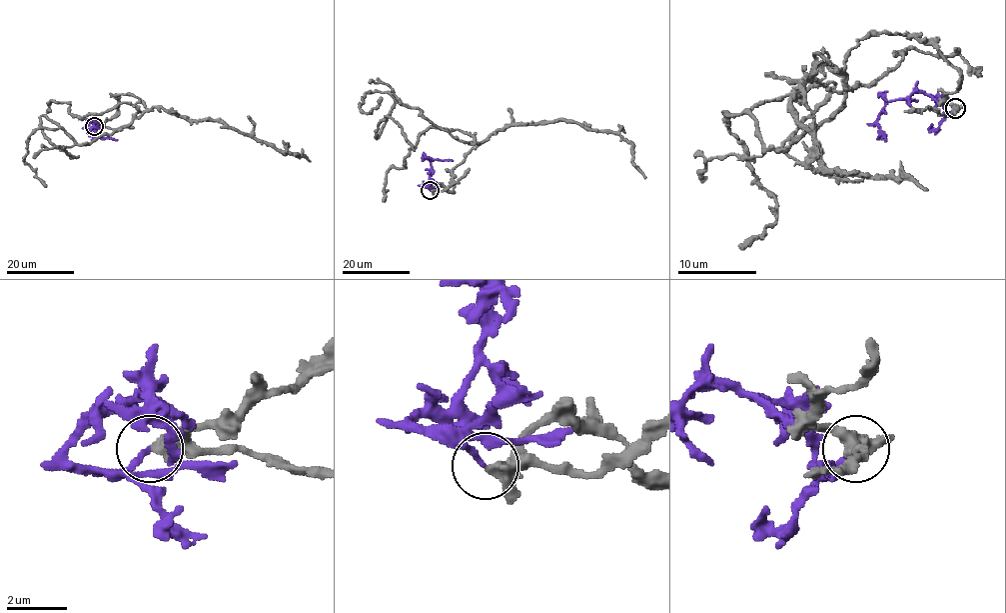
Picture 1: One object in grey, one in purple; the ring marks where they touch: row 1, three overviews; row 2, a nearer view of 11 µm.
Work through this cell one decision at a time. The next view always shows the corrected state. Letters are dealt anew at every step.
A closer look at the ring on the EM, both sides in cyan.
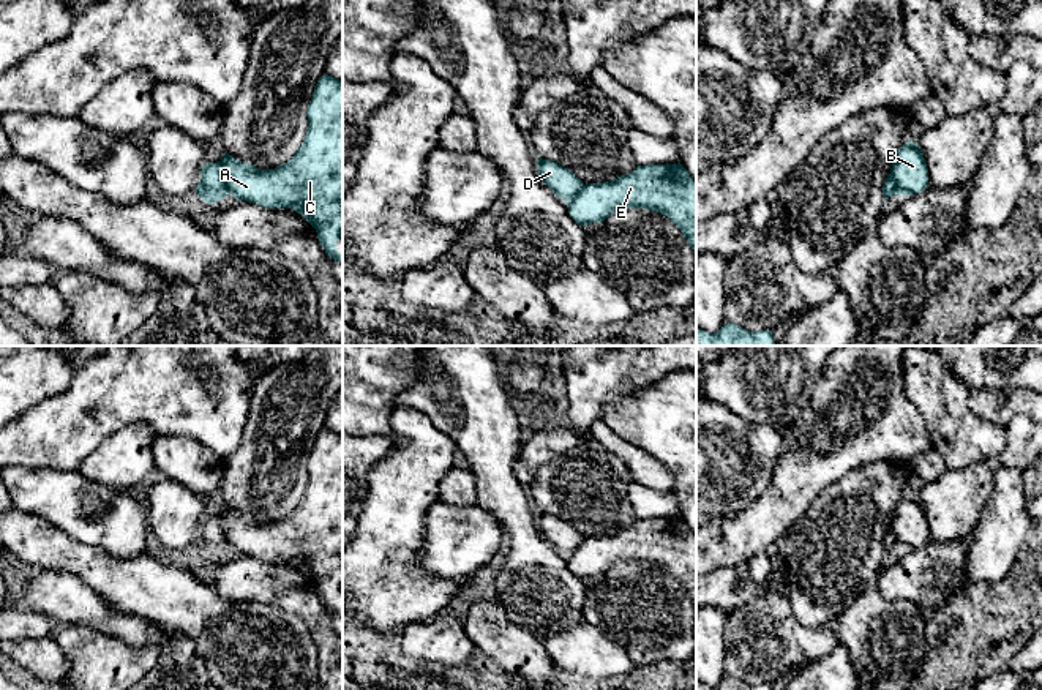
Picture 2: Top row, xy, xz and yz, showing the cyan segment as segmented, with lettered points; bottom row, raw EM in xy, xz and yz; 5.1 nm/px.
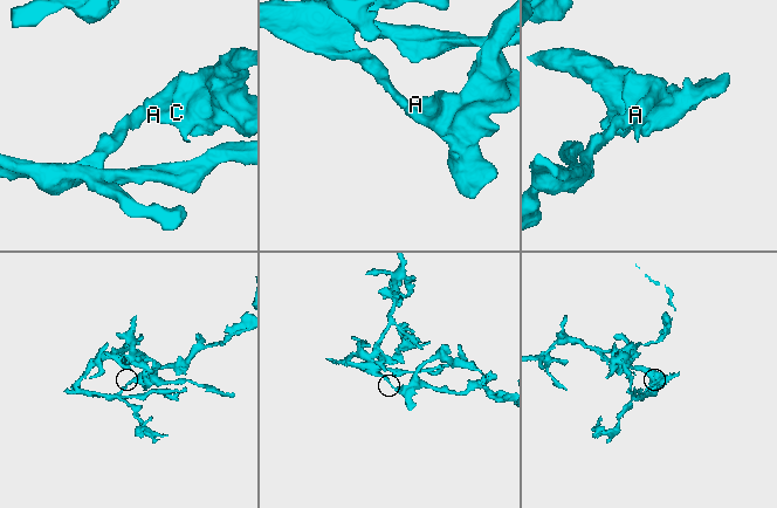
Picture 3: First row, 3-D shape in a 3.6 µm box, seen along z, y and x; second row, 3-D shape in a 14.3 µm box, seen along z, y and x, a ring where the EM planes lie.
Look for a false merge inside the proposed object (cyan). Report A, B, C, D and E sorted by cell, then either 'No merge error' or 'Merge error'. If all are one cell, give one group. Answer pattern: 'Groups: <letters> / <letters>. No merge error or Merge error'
Groups: A B C E / D. Merge error

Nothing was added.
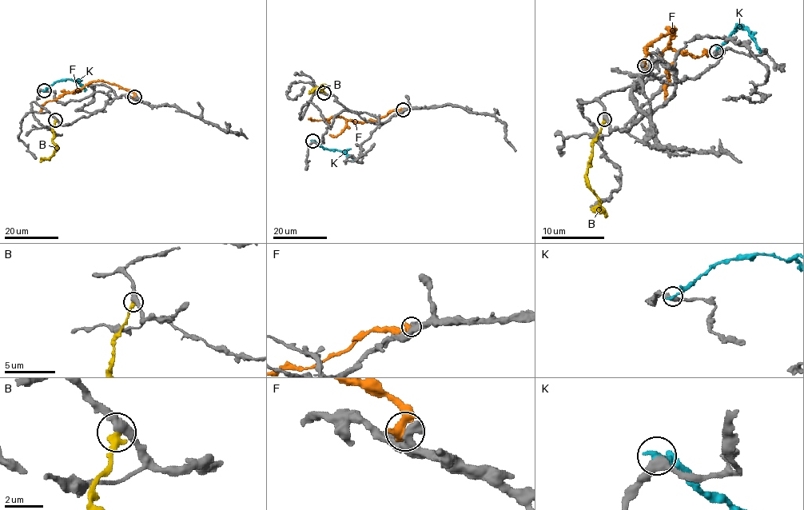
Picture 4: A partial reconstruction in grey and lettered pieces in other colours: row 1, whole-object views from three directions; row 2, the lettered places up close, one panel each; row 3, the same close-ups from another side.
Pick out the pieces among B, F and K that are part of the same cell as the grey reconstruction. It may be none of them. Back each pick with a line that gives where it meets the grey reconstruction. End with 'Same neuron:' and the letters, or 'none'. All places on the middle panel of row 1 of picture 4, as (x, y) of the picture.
Same neuron: none

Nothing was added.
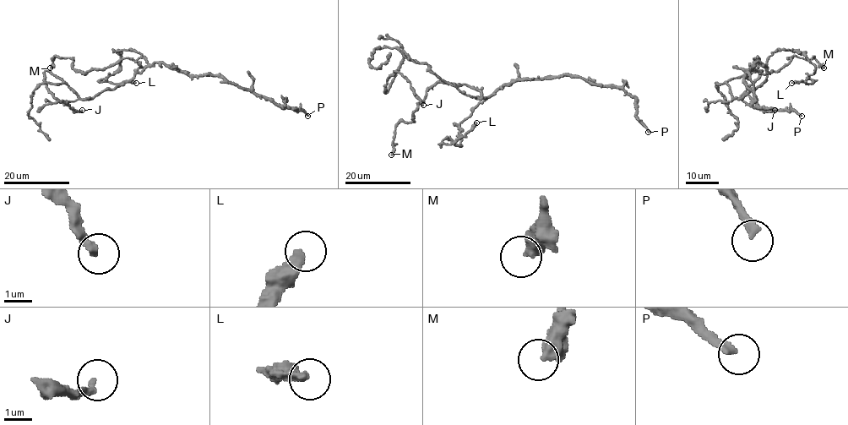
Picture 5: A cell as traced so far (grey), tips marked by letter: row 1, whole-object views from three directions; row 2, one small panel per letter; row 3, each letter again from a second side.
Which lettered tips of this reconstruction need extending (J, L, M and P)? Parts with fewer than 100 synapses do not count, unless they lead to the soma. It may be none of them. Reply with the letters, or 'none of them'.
P

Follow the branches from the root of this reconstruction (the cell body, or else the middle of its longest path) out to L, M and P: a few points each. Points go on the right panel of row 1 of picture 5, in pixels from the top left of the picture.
L: (768, 74), (767, 58), (772, 53), (781, 50), (801, 52), (816, 68), (808, 78), (814, 82), (791, 83)
M: (768, 74), (766, 68), (754, 58), (751, 68), (761, 73), (778, 71), (793, 57), (815, 58), (823, 68)
P: (768, 74), (768, 68), (756, 62), (745, 78), (758, 105), (793, 110), (801, 116)

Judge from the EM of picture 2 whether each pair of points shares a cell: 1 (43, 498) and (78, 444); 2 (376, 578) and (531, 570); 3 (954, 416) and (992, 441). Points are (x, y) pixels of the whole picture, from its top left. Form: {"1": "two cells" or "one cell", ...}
{"1": "two cells", "2": "two cells", "3": "one cell"}

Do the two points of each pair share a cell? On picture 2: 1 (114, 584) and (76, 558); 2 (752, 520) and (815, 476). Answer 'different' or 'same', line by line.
1: same
2: same

